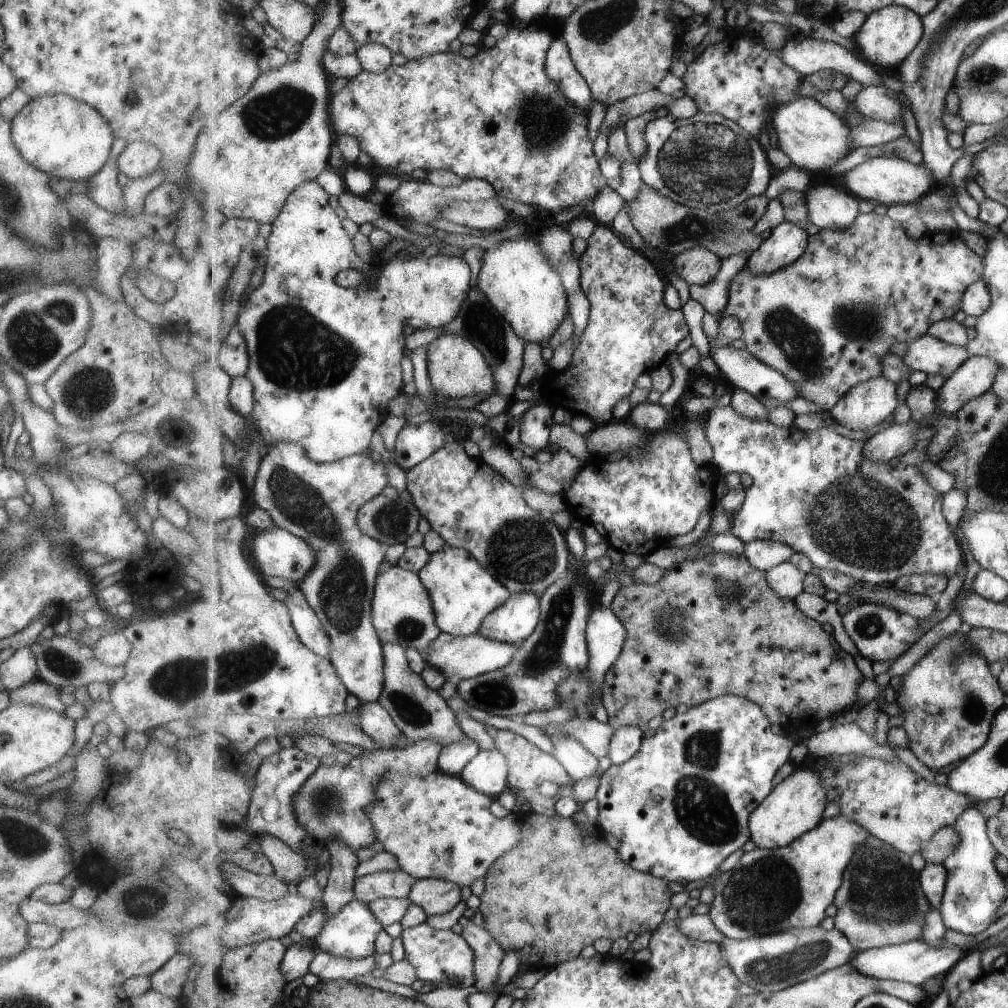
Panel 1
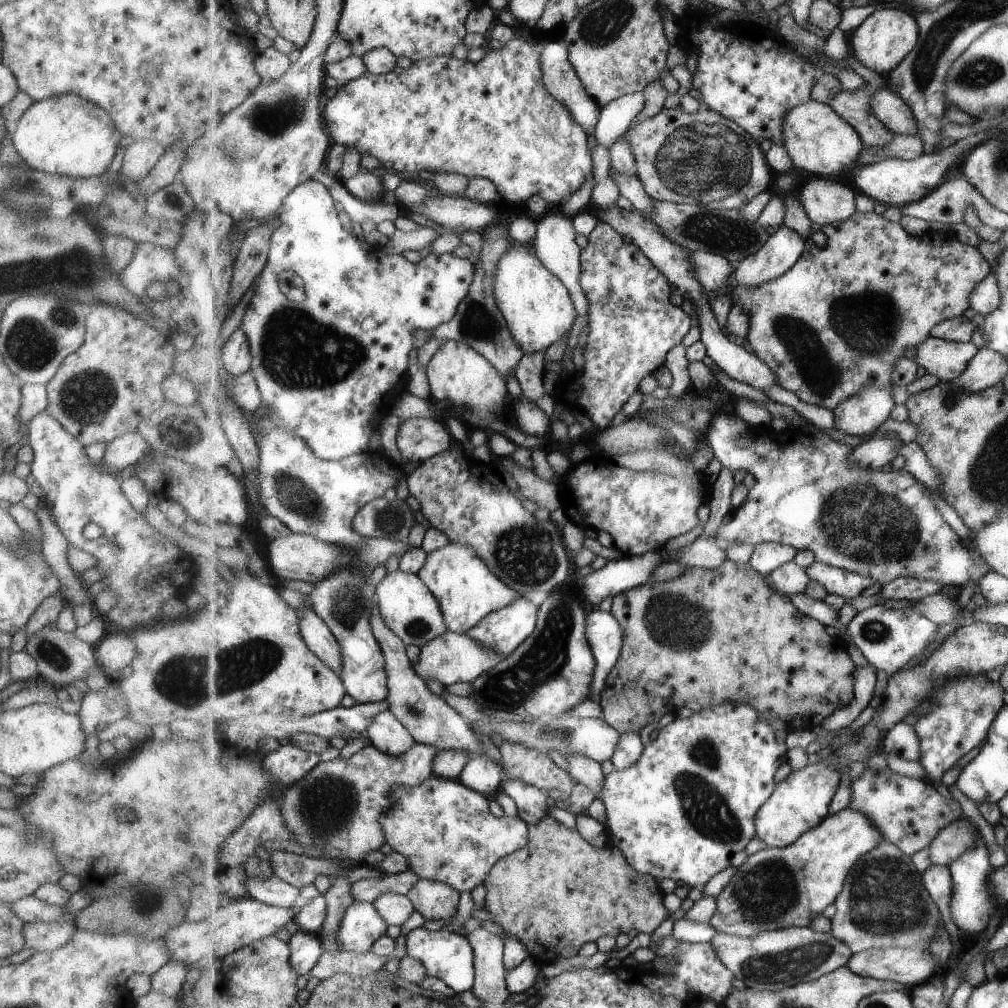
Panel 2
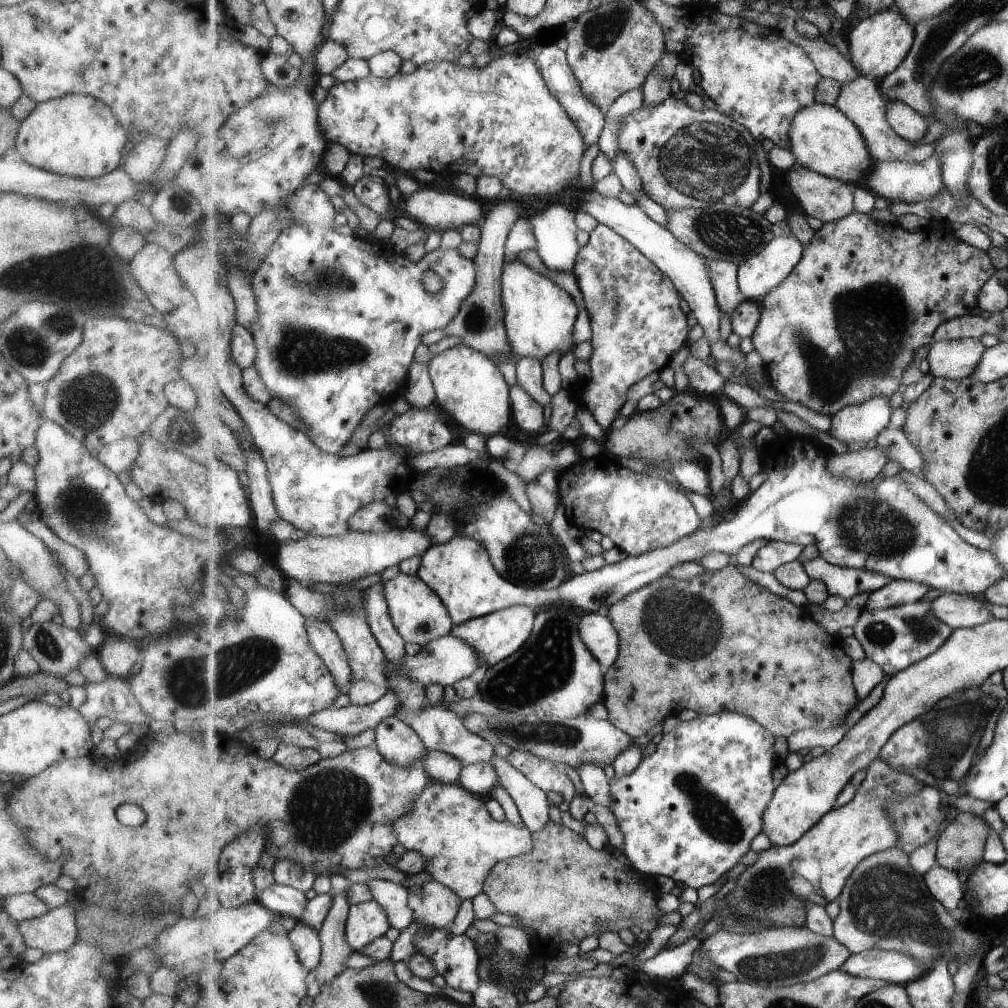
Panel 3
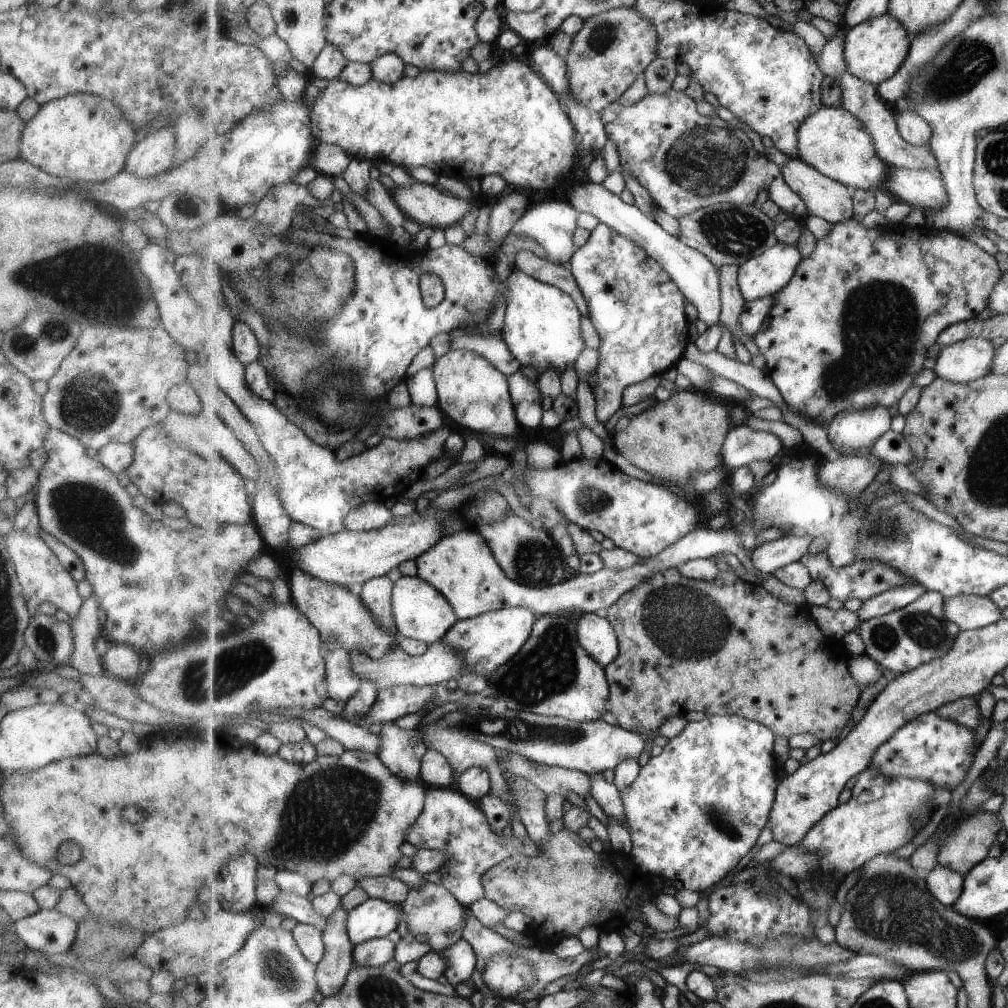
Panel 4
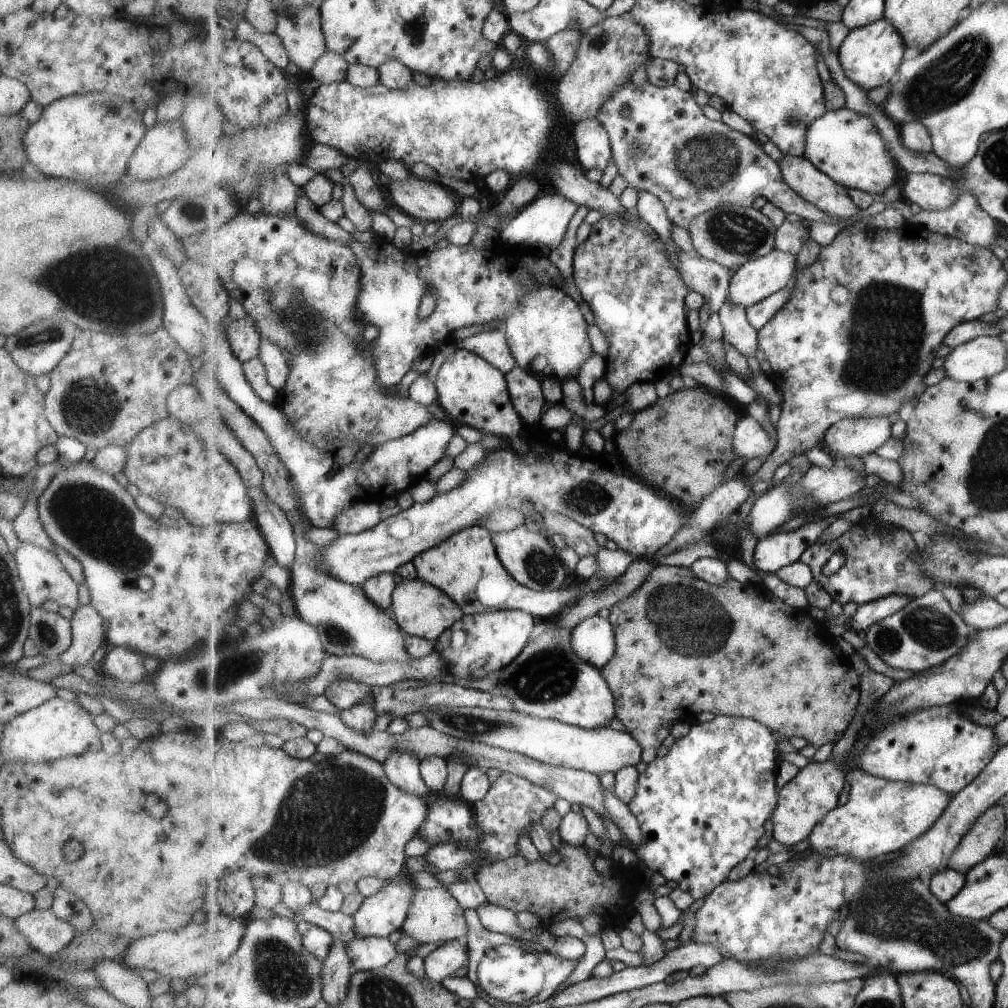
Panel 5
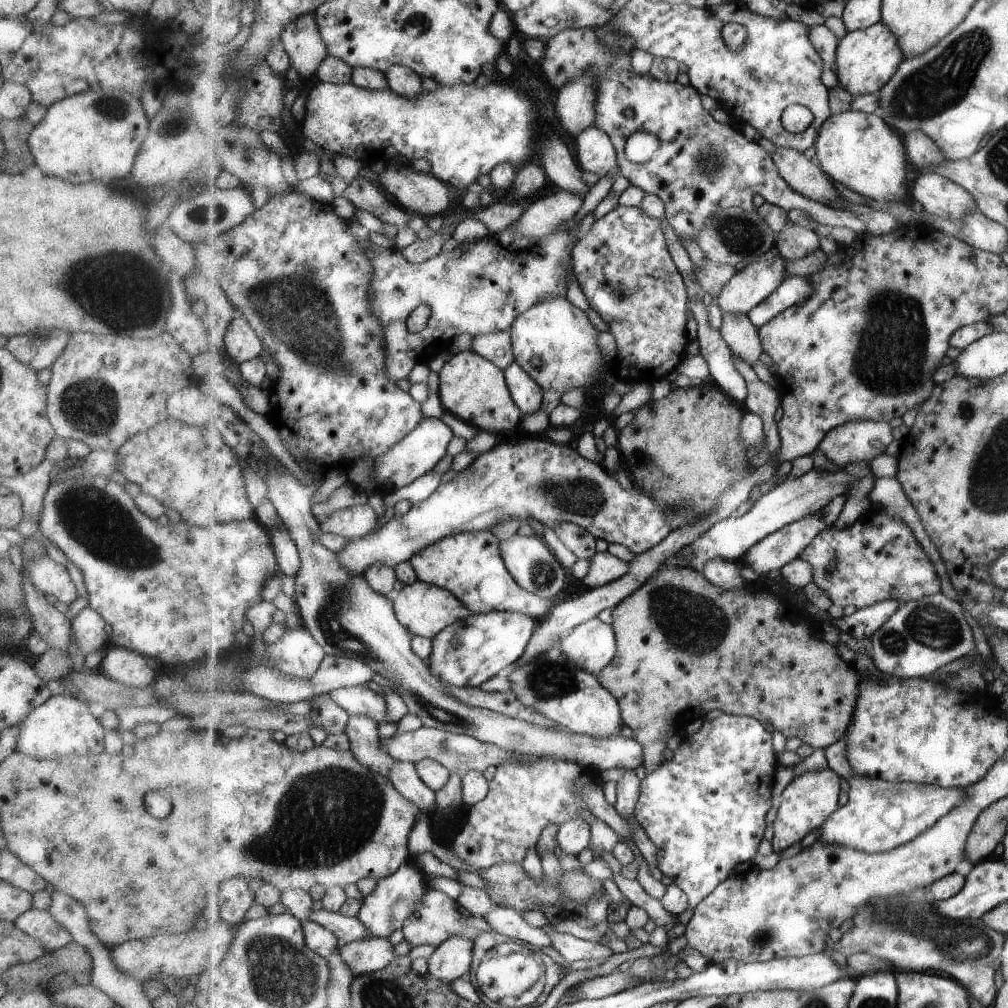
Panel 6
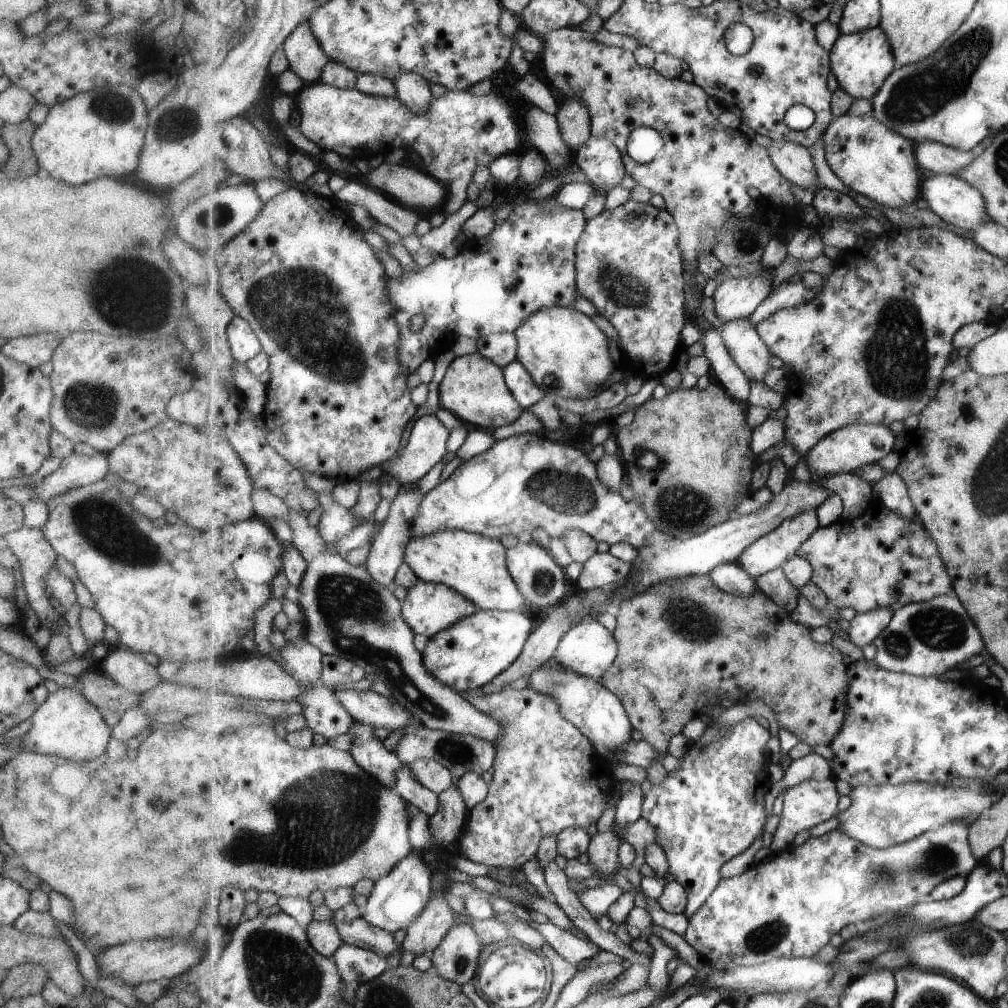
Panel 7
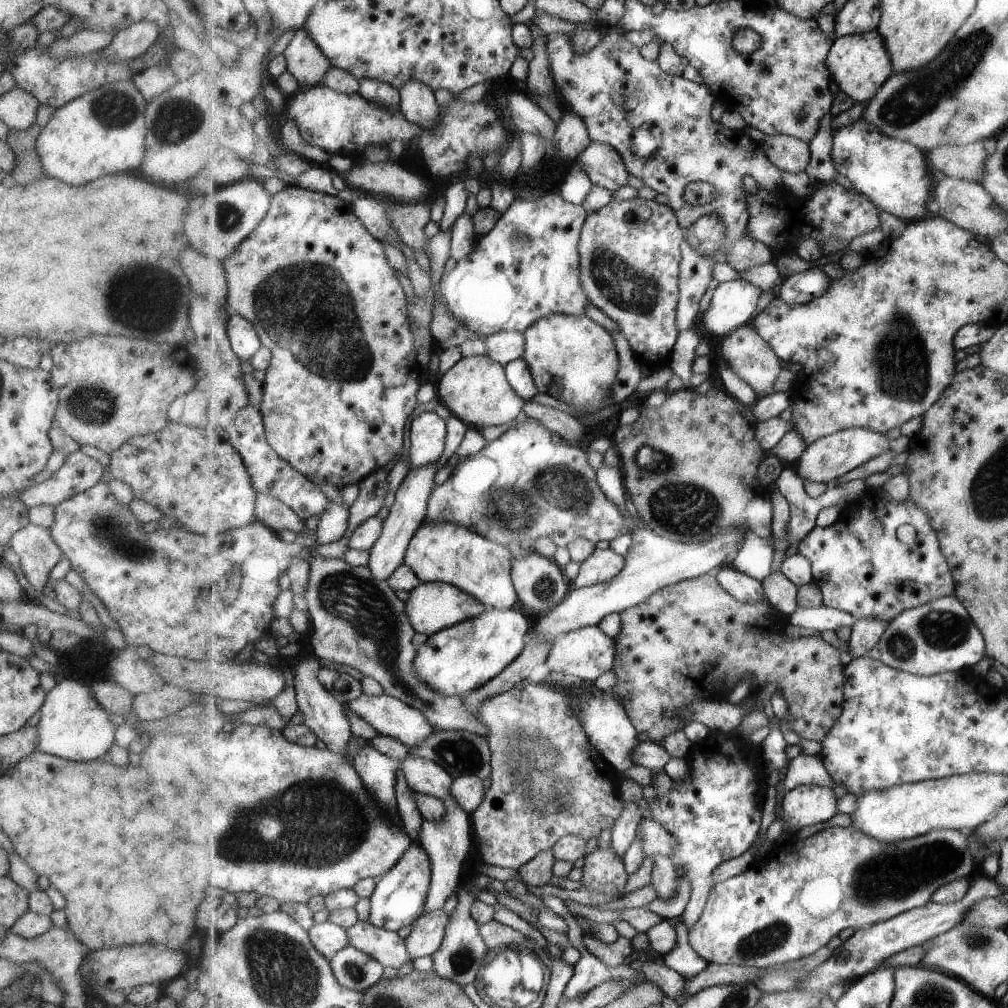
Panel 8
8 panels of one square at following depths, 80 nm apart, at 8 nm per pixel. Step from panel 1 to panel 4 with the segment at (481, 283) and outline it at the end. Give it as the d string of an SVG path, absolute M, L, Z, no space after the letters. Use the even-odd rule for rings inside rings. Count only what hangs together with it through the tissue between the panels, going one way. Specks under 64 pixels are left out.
M516 268L508 276L506 284L507 307L501 335L509 350L523 367L534 368L538 373L537 378L552 365L563 374L585 350L585 340L581 336L581 312L577 302L557 286L543 284Z

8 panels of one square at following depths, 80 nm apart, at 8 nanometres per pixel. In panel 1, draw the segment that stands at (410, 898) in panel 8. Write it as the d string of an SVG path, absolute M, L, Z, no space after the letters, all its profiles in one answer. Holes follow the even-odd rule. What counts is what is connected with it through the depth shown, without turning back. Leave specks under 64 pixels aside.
M357 898L347 904L333 918L328 919L325 928L316 938L313 944L317 950L327 951L332 955L346 959L366 959L368 956L375 955L376 940L379 933L383 930L384 924L378 920L371 907L359 901Z

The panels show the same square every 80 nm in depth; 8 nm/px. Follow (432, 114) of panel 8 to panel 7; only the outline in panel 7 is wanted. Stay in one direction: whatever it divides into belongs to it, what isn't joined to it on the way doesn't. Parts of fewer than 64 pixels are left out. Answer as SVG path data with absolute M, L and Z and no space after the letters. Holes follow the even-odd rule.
M401 72L394 81L397 95L407 102L415 112L423 112L433 102L431 84L417 72Z

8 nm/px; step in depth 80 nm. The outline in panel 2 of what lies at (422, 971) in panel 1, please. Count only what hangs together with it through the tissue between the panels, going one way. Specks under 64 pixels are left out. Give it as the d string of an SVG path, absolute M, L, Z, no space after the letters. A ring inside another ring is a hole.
M417 927L406 937L407 954L424 962L428 976L436 976L443 980L456 993L471 991L476 981L475 949L467 936L457 933L429 931Z

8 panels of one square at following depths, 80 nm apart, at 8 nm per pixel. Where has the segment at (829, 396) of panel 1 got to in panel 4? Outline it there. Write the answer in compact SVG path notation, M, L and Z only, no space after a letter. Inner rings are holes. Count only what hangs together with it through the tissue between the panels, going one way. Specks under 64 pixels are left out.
M855 218L841 221L833 226L827 236L818 240L816 251L809 258L802 260L791 282L775 295L777 302L765 319L761 330L753 339L760 353L764 356L767 371L784 396L787 407L806 421L820 426L825 422L830 423L845 411L866 411L879 405L890 409L899 404L899 400L907 394L907 390L911 386L917 385L916 377L923 370L929 346L938 342L942 332L952 324L977 318L979 312L989 308L990 296L994 292L994 288L998 286L1002 276L1003 272L1001 272L999 262L995 260L994 254L983 250L972 240L953 231L939 230L929 226L909 227L904 223L867 228L862 221L857 222Z

